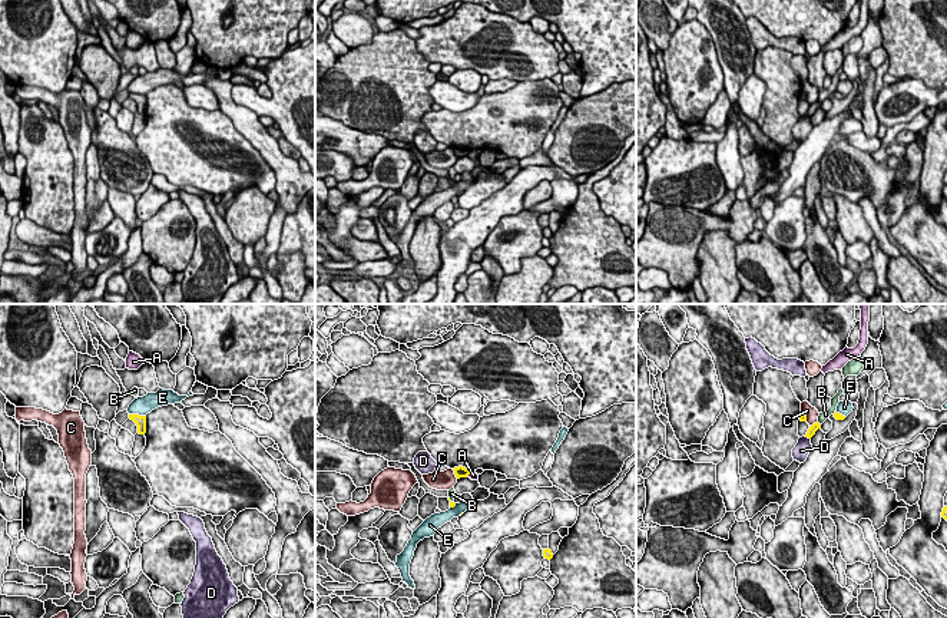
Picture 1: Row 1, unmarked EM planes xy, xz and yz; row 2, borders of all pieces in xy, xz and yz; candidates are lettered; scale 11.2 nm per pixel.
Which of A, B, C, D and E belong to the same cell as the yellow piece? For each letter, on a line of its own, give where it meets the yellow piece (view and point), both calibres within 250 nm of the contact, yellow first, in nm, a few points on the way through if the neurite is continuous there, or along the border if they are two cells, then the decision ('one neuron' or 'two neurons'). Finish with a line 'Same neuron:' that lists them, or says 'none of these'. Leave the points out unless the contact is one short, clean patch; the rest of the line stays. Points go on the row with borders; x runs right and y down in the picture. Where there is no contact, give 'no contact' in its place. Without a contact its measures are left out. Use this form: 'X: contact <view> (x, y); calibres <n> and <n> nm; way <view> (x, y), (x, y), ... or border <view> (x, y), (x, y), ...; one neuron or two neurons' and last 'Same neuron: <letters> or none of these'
A: contact xz (469, 473); calibres 130 and 90 nm; border xz (470, 471), (466, 476); two neurons
B: contact yz (818, 423); calibres 90 and 100 nm; two neurons
C: contact xz (454, 473); calibres 130 and 220 nm; two neurons
D: contact yz (807, 436); calibres 90 and 190 nm; two neurons
E: contact xy (138, 415); calibres 130 and 200 nm; border xy (129, 413), (145, 416); two neurons
Same neuron: none of these

